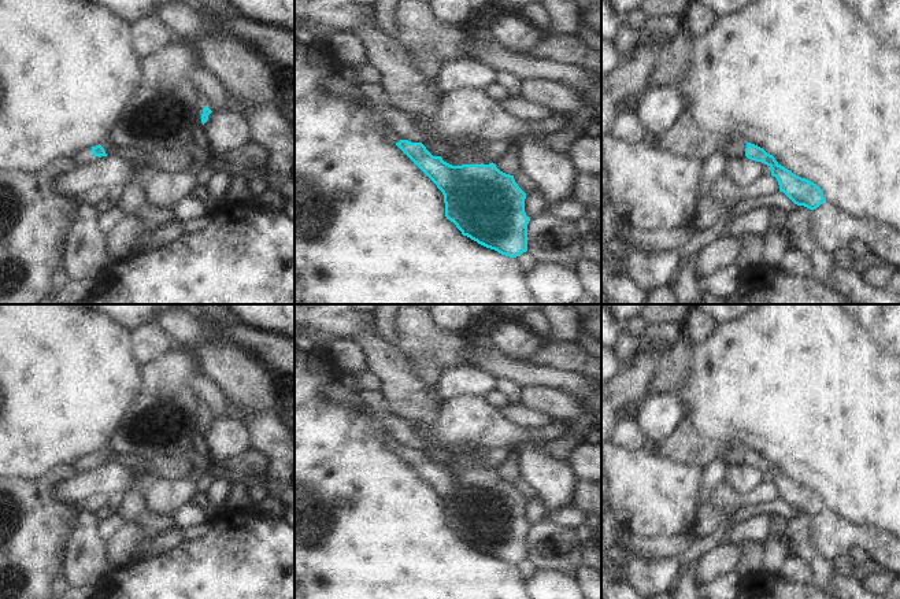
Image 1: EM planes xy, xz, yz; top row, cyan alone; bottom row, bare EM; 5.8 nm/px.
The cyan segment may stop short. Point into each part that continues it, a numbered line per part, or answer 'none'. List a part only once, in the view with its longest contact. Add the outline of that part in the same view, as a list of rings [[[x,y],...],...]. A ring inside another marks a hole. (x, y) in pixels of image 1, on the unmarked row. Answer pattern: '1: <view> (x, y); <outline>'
none

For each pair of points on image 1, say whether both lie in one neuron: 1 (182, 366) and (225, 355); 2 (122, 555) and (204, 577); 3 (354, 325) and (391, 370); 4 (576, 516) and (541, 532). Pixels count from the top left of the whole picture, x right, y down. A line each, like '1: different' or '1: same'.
1: different
2: different
3: different
4: different

